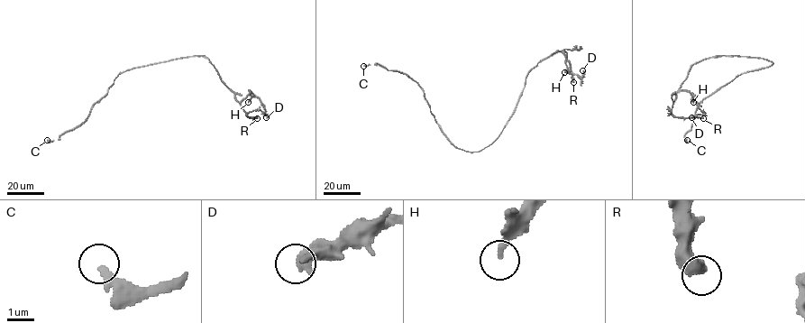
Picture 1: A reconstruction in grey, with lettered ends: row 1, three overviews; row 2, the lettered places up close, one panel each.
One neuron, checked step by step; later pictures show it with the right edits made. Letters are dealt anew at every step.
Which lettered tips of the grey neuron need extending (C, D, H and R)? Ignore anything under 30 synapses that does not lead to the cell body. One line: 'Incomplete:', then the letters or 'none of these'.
Incomplete: C

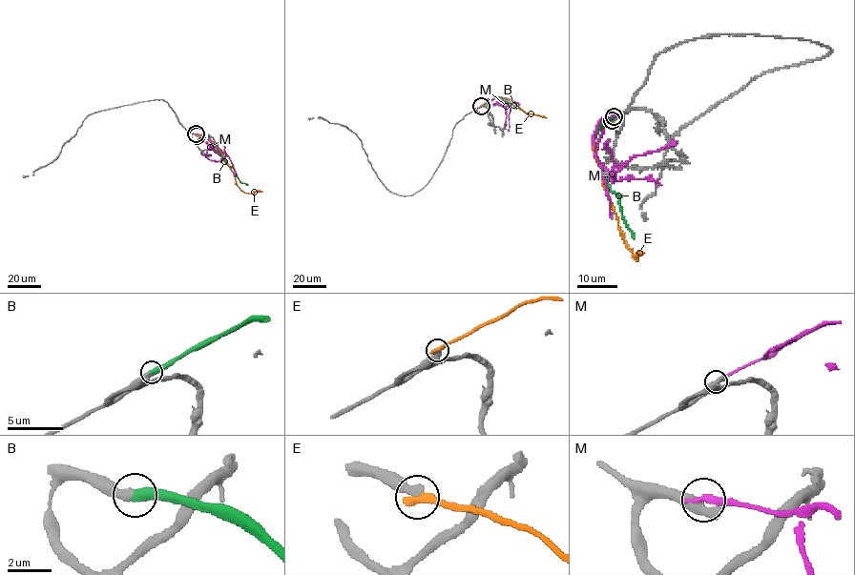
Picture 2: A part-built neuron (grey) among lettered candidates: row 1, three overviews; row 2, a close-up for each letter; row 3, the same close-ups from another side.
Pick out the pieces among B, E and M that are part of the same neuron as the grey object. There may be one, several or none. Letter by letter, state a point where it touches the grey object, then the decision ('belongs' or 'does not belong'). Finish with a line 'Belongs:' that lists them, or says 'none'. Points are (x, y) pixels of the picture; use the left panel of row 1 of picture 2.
B: contact (198, 135); belongs
E: contact (197, 135); does not belong
M: contact (196, 133); does not belong
Belongs: B

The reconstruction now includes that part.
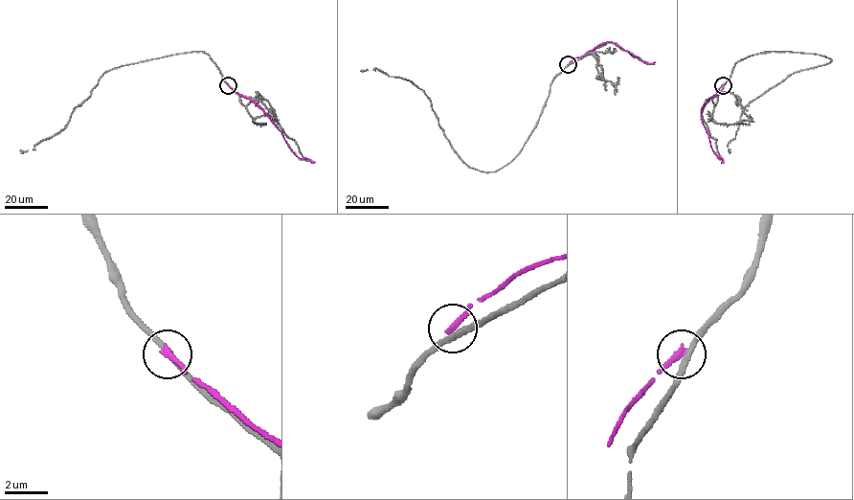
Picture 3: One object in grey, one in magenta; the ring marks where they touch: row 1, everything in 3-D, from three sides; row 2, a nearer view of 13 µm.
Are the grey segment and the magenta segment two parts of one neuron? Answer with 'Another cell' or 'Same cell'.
Another cell

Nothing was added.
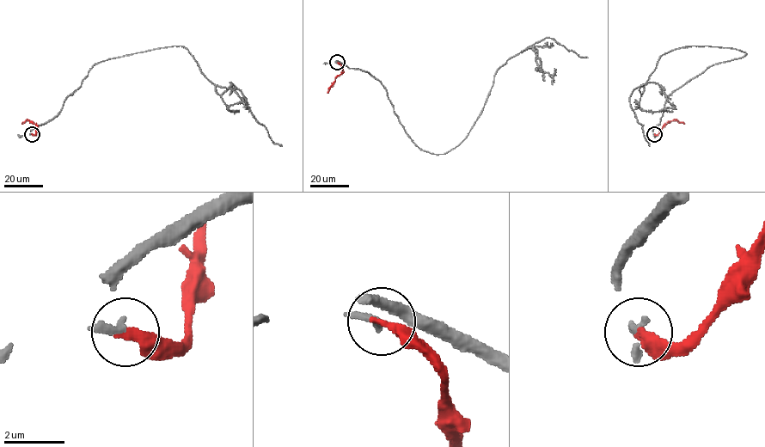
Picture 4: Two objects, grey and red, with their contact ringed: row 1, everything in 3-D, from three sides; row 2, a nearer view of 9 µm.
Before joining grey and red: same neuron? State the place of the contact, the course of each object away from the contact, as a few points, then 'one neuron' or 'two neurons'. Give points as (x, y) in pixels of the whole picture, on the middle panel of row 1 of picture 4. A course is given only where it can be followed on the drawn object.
(337, 62) | grey via (337, 62), (376, 78), (407, 136), (436, 154), (466, 137), (496, 70), (510, 58), (546, 38), (588, 58) | red via (337, 62), (342, 72), (327, 92) | one neuron

